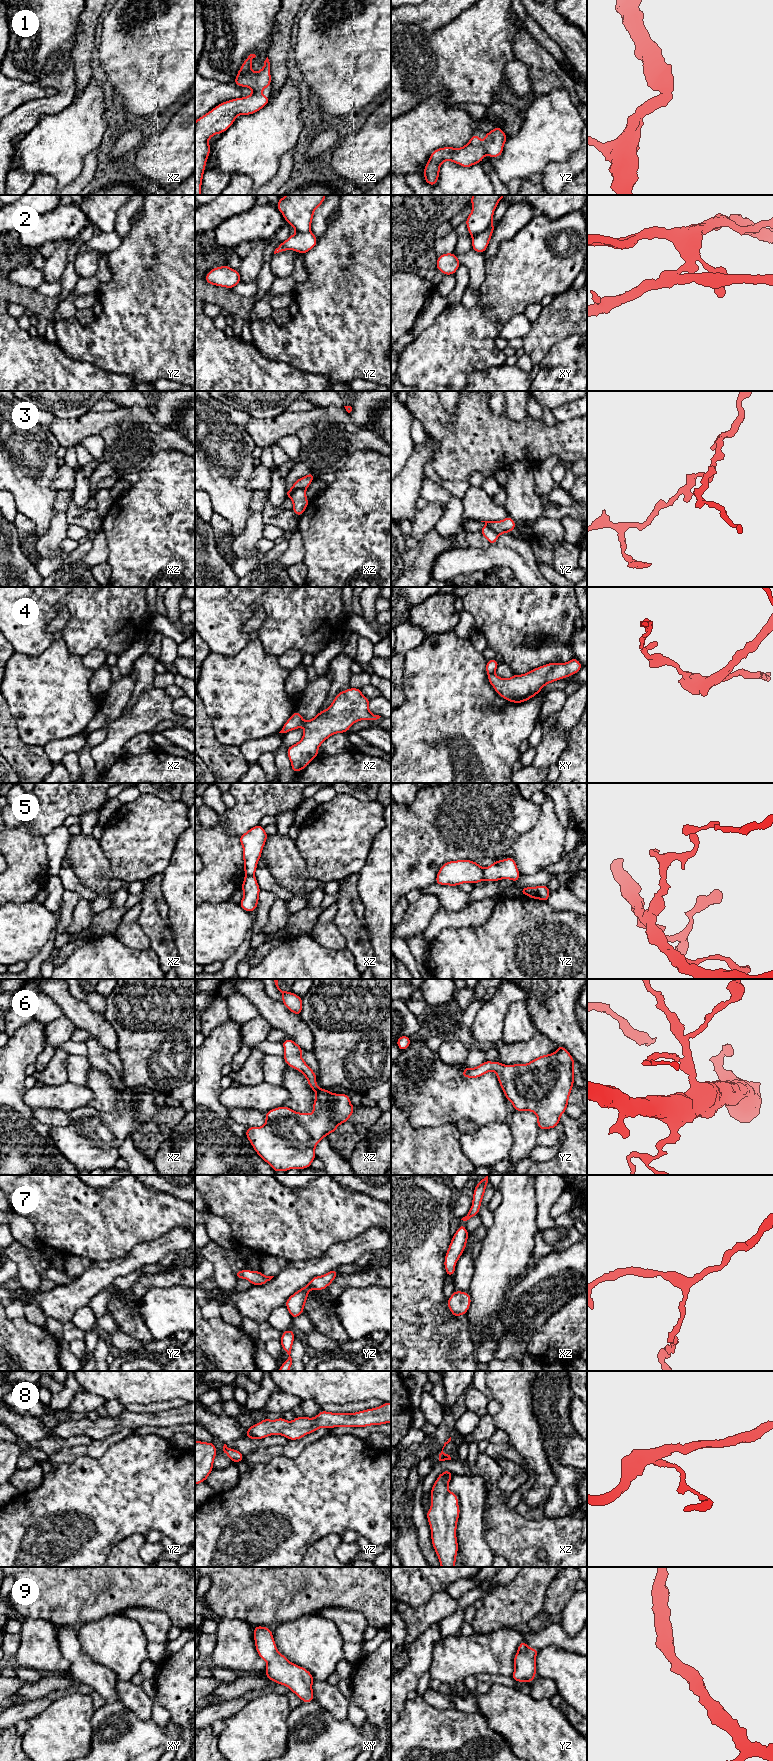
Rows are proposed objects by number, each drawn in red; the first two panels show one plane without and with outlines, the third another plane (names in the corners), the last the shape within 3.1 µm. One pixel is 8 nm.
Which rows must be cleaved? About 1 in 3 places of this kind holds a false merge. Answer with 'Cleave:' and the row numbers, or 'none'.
Cleave: 2, 3, 4, 5

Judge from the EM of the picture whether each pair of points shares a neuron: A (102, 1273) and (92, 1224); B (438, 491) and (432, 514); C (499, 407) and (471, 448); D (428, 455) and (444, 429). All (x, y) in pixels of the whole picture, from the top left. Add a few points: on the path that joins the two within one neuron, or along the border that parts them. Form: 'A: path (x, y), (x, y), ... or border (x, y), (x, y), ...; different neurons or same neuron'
A: border (122, 1256), (116, 1259), (92, 1261); different neurons
B: border (428, 501), (441, 501), (445, 504); different neurons
C: border (488, 401), (488, 406), (494, 413), (503, 412); different neurons
D: border (426, 435), (439, 443), (431, 460); different neurons

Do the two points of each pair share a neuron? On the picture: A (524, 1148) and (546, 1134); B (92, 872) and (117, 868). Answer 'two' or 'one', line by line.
A: two
B: two

